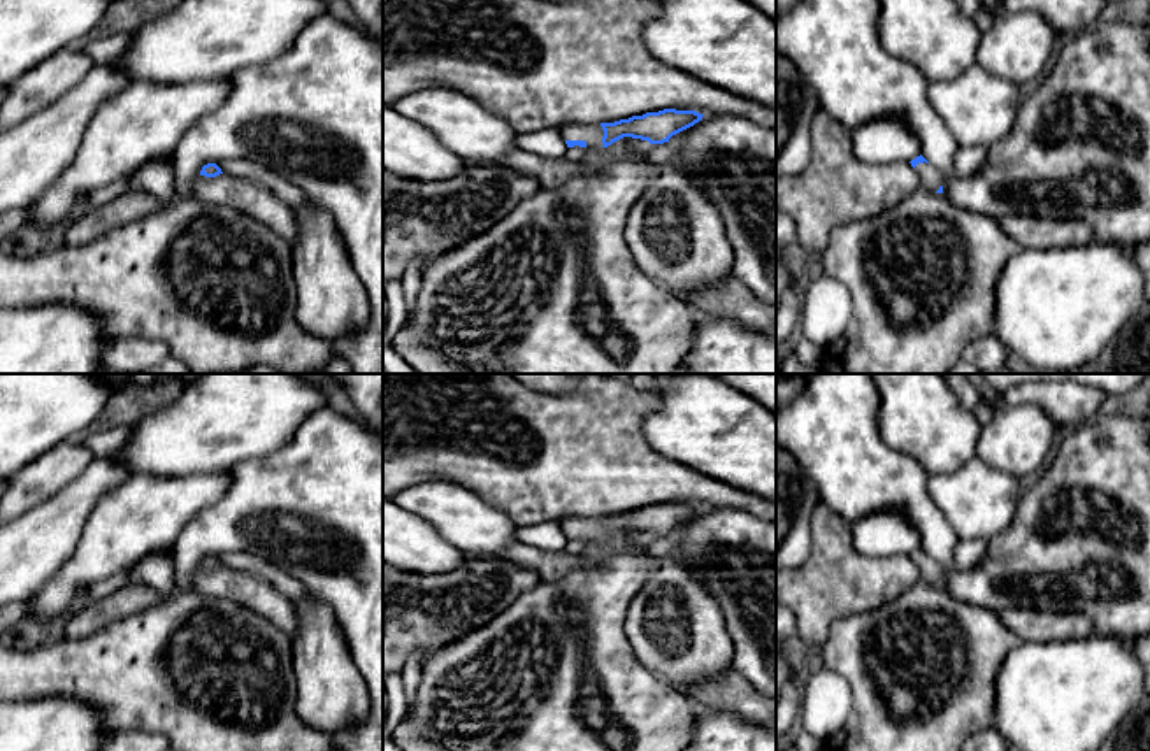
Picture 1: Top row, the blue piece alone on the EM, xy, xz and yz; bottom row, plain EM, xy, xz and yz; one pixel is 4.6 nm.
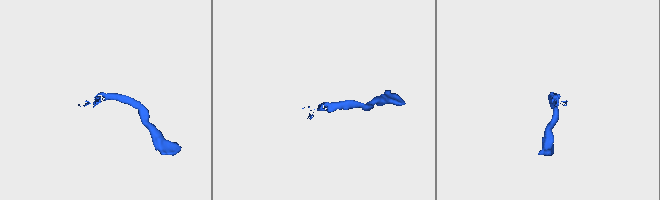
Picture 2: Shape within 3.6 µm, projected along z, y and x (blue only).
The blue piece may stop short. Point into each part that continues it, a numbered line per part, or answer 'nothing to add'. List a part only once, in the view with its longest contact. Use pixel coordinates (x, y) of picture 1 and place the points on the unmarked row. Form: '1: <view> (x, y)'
1: xz (592, 527)

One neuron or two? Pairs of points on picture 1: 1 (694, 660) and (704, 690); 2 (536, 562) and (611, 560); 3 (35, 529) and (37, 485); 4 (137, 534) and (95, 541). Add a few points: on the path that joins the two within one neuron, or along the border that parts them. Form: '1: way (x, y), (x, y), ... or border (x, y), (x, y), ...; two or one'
1: border (731, 665), (722, 672), (687, 685), (680, 692); two
2: border (582, 555), (578, 567), (546, 583); two
3: border (74, 481), (18, 516); two
4: way (127, 534), (118, 534), (106, 541); one

